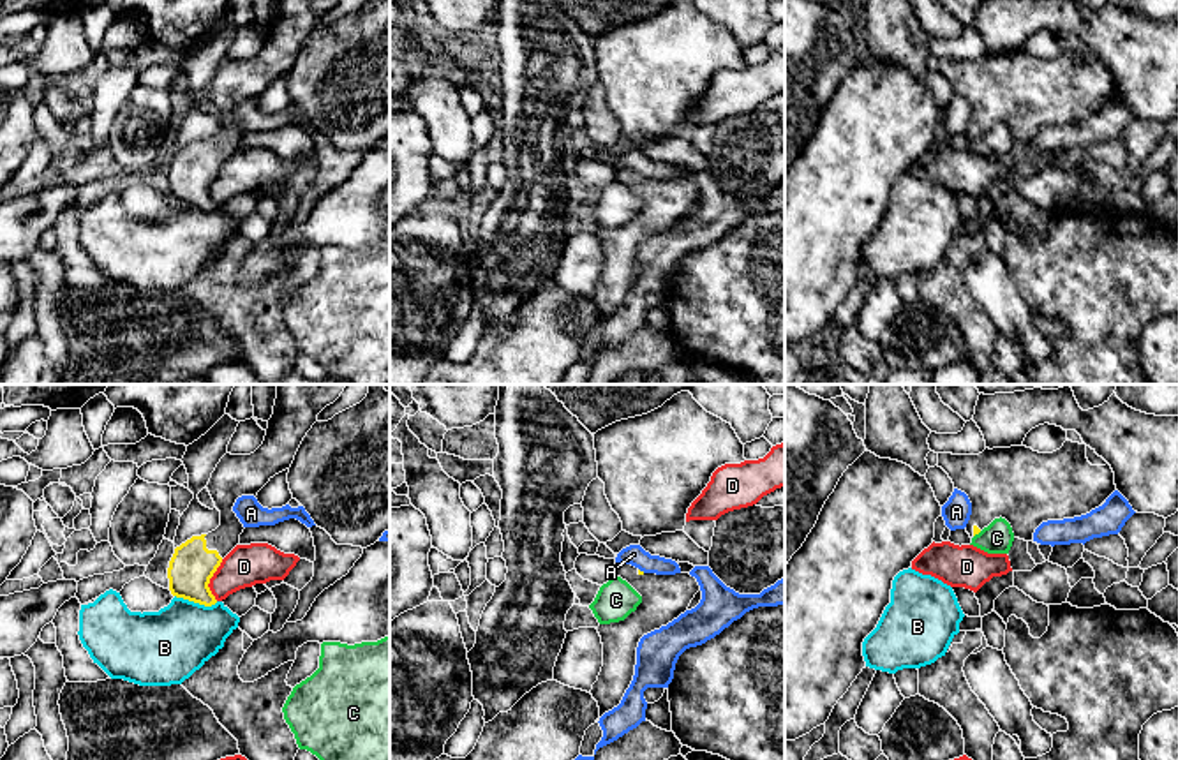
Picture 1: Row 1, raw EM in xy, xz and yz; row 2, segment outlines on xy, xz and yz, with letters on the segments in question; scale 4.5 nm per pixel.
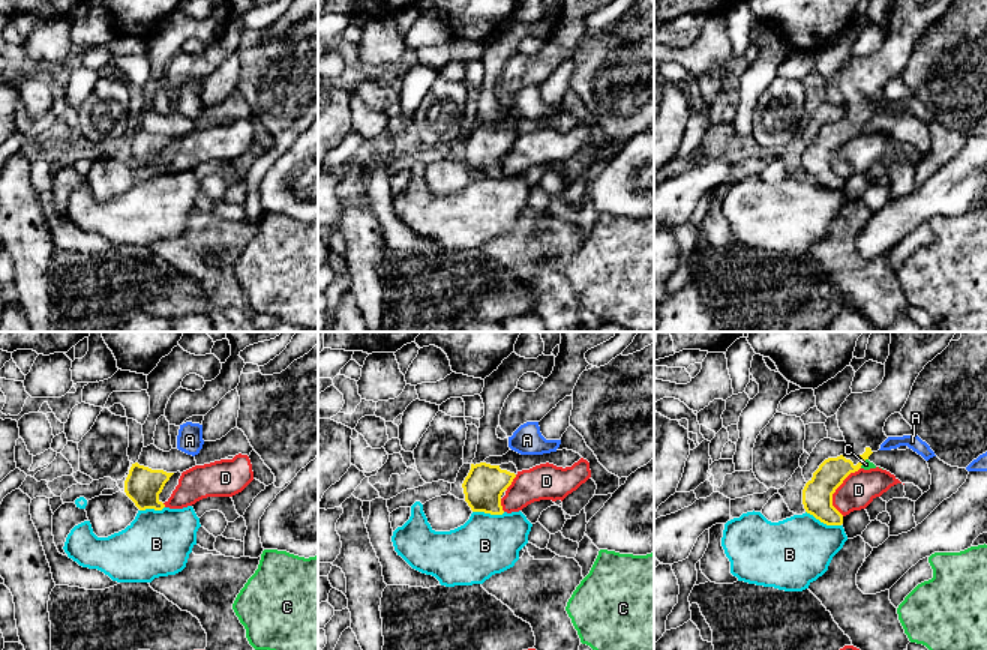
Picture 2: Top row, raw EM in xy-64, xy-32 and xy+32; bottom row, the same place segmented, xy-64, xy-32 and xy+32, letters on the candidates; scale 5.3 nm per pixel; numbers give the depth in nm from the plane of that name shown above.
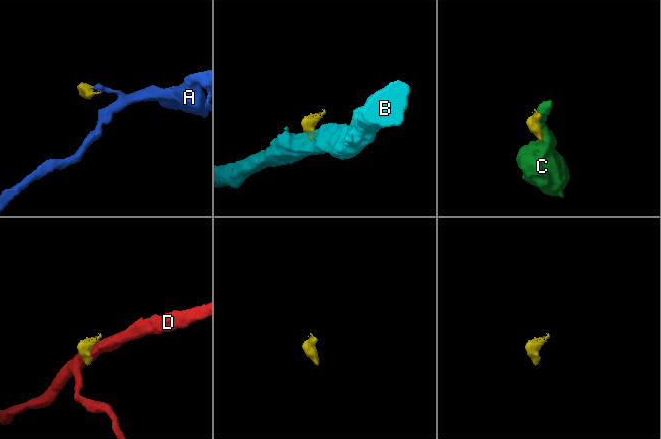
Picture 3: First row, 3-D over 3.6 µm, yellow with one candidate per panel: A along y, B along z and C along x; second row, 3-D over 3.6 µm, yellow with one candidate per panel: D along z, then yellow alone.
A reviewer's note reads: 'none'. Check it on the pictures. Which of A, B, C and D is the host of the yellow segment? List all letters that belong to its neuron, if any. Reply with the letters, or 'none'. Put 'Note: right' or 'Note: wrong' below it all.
none
Note: right

